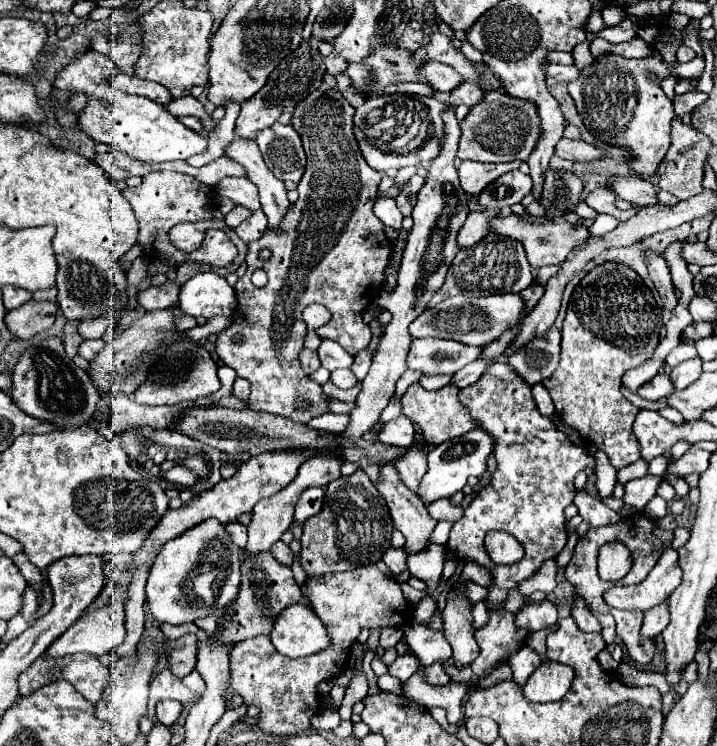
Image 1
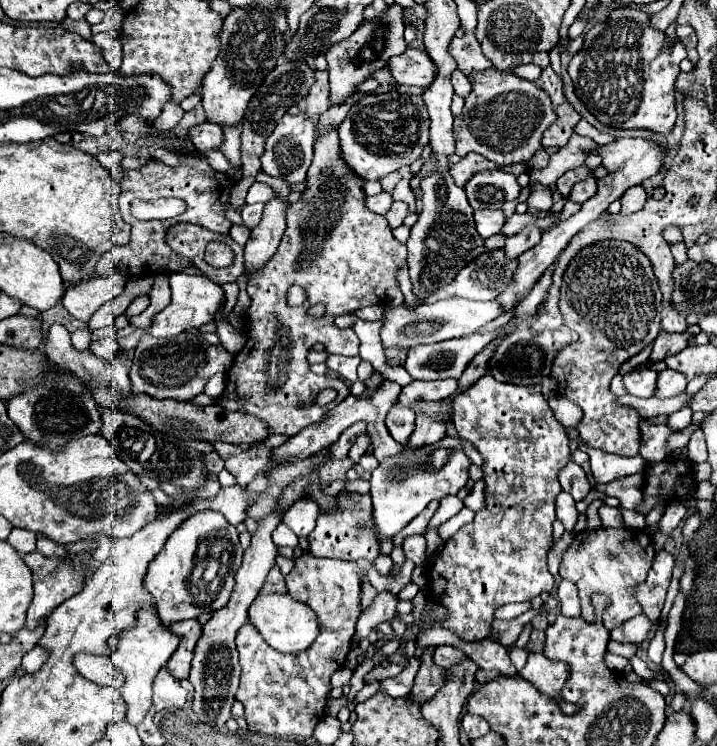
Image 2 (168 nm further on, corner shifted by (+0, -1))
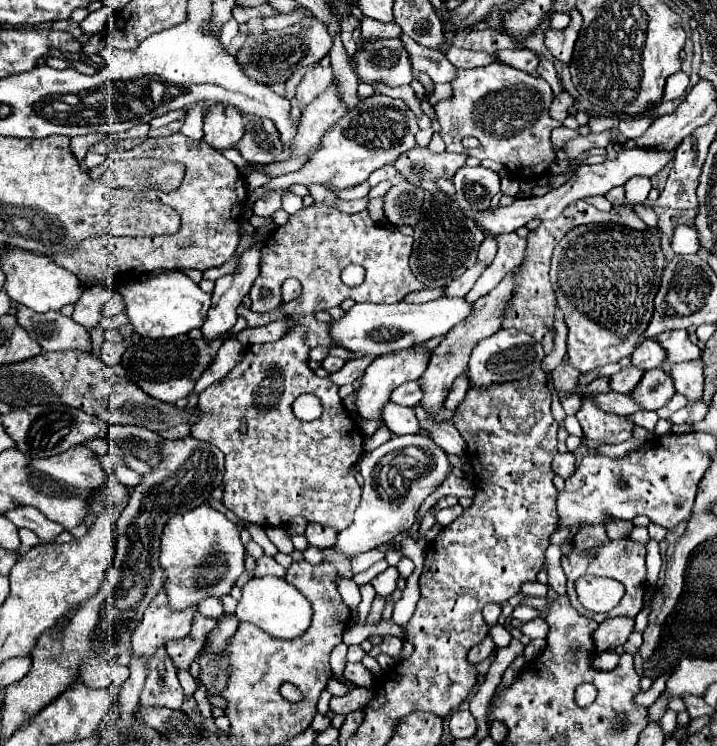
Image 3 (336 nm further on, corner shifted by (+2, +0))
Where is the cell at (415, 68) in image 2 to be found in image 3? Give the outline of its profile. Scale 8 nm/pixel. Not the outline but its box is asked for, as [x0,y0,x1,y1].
[353,40,413,88]

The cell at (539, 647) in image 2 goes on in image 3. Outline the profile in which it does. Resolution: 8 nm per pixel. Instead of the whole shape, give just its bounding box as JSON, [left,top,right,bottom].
[512,617,549,640]

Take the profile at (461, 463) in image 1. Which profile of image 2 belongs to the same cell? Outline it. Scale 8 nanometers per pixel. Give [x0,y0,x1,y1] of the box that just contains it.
[371,437,471,539]

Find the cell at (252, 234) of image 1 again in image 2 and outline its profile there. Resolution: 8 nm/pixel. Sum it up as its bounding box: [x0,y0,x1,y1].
[241,203,263,229]

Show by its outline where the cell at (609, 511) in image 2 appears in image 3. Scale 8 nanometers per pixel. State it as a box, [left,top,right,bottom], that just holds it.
[607,520,633,540]

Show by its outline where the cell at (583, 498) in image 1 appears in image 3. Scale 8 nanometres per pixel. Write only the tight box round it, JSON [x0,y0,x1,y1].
[553,452,575,478]

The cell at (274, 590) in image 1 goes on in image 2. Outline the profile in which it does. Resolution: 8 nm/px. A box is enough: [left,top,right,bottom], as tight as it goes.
[261,565,287,595]

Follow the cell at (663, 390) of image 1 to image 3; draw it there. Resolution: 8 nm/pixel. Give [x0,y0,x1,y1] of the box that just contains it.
[609,366,643,394]

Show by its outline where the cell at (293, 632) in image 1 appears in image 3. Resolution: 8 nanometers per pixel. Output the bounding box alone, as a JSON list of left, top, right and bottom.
[235,576,311,640]

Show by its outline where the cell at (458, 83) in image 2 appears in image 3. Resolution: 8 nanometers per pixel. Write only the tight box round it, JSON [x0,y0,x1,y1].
[399,34,455,82]

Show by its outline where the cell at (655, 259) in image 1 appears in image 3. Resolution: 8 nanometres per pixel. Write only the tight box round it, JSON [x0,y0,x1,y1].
[657,330,701,374]

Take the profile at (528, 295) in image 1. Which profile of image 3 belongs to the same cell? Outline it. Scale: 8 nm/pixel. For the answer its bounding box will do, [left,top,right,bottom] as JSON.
[443,374,469,412]

